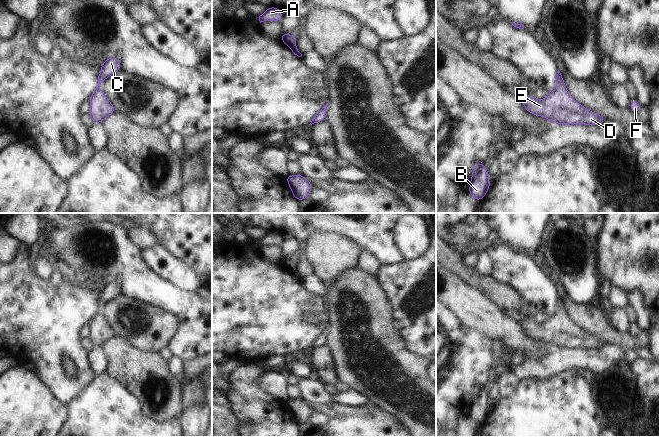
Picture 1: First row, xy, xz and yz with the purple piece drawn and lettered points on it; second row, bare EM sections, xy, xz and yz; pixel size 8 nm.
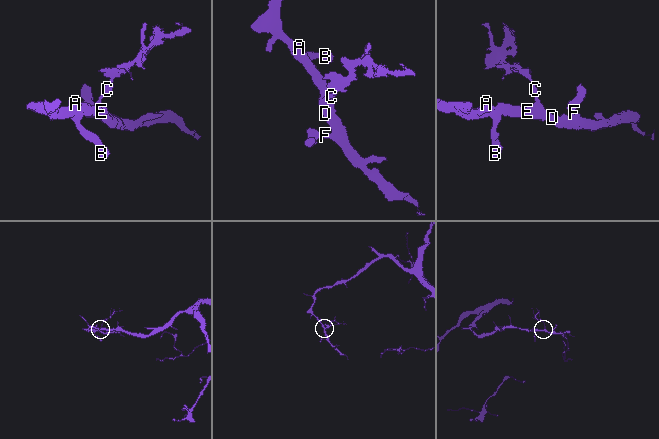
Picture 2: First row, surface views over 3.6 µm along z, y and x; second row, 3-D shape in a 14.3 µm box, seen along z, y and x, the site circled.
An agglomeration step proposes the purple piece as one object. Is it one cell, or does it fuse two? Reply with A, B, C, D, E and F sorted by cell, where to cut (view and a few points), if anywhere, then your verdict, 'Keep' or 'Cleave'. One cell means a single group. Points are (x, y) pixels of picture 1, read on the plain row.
Groups: A B C D E F. No split. Keep

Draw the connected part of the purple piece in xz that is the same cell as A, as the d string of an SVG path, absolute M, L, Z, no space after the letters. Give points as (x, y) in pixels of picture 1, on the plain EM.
M268 231L267 234L262 239L259 240L259 245L260 247L264 245L280 246L282 241L283 239L281 233L276 231Z

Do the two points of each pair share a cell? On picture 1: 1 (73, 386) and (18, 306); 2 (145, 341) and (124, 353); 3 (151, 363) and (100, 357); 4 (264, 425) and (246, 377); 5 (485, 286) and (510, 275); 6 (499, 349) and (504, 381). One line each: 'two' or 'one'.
1: one
2: two
3: two
4: one
5: two
6: one

